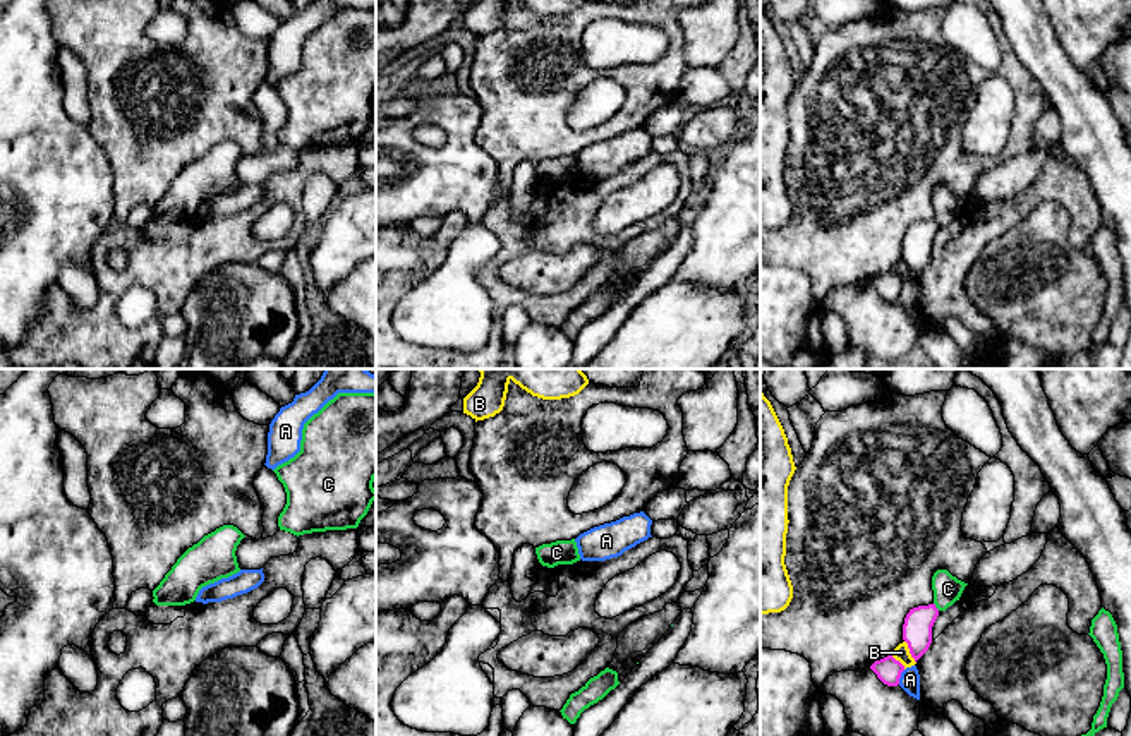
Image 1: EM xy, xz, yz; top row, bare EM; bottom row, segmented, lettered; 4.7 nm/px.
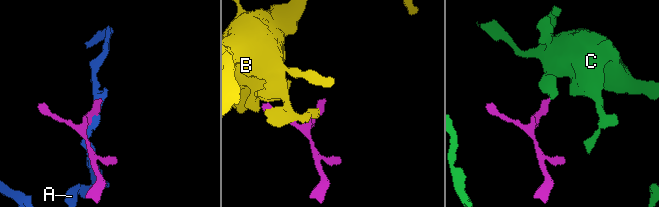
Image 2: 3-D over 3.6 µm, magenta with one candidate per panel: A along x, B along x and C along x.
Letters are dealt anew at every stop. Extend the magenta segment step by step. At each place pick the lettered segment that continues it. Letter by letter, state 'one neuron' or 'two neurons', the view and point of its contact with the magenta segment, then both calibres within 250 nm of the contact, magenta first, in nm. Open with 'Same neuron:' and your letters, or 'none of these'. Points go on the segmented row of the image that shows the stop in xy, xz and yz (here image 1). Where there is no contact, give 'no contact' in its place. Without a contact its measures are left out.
Same neuron: none of these
A: two neurons; meets magenta in yz at (900, 676); 120 nm thick on the magenta side, 100 nm on the other
B: two neurons; meets magenta in yz at (910, 652); 140 nm thick on the magenta side, 80 nm on the other
C: two neurons; meets magenta in yz at (934, 606); 140 nm thick on the magenta side, 140 nm on the other

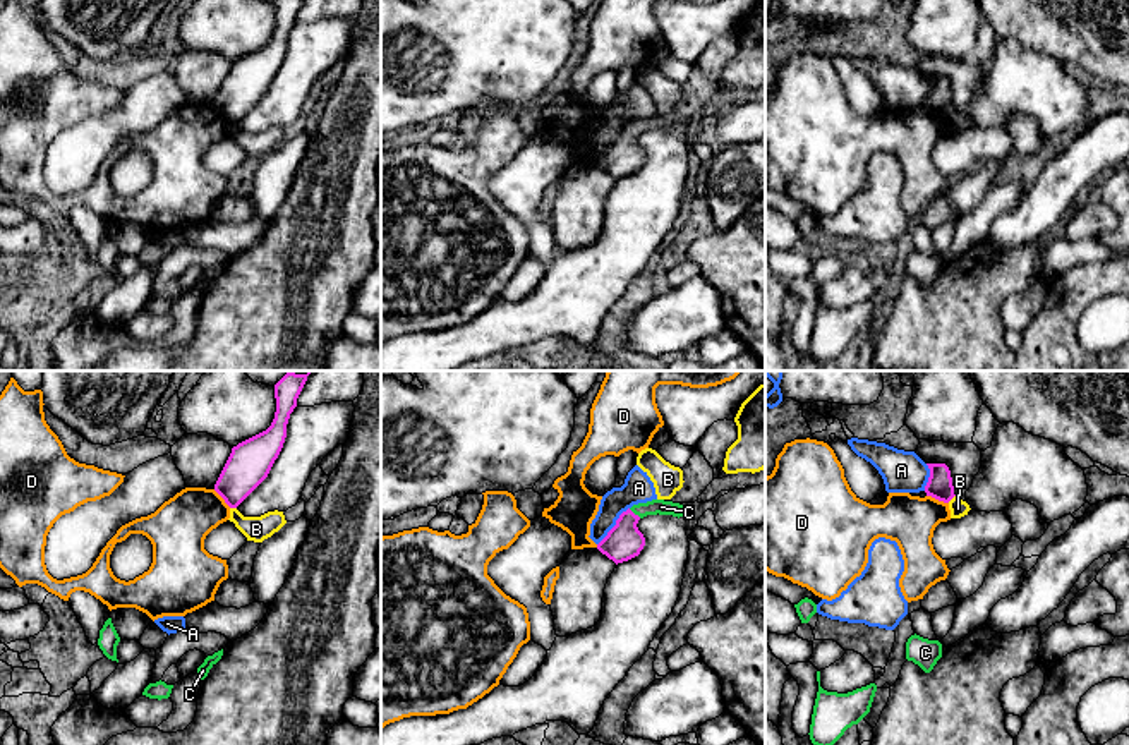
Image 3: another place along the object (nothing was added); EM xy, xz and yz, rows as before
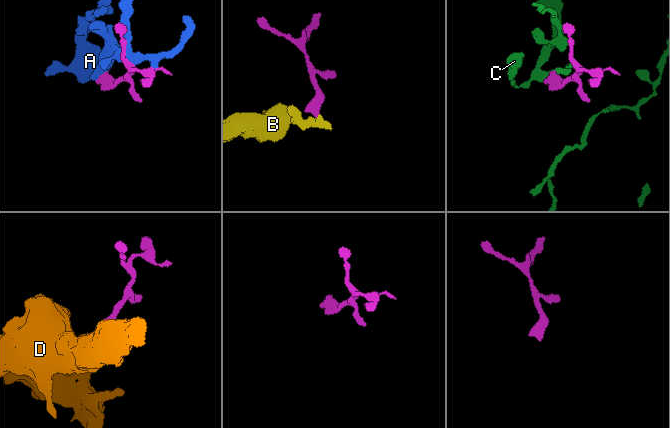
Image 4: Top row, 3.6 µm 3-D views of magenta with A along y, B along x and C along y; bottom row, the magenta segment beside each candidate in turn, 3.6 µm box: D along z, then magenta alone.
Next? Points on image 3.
Same neuron: C
A: two neurons; meets magenta in xz at (615, 526); 170 nm thick on the magenta side, 140 nm on the other
B: two neurons; meets magenta in yz at (951, 498); 120 nm thick on the magenta side, 80 nm on the other
C: one neuron; meets magenta in xz at (633, 514); 170 nm thick on the magenta side, 70 nm on the other
D: two neurons; meets magenta in yz at (937, 498); 120 nm thick on the magenta side, 240 nm on the other

